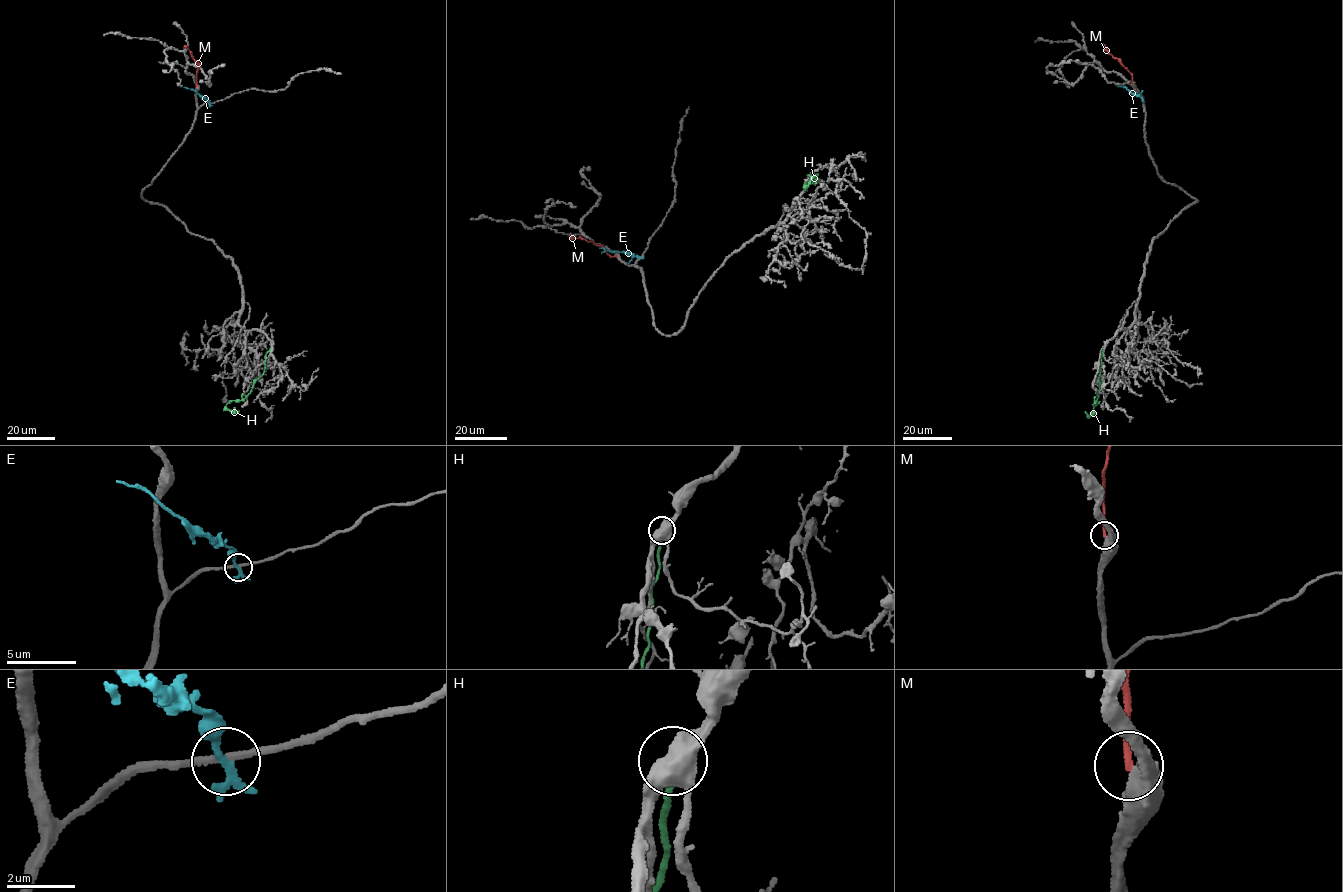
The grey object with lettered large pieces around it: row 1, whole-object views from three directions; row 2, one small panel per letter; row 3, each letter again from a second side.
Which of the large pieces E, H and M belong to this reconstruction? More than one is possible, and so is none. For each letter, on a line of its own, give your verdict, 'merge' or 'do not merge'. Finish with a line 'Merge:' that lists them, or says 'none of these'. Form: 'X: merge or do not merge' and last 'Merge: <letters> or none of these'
E: do not merge
H: do not merge
M: merge
Merge: M

